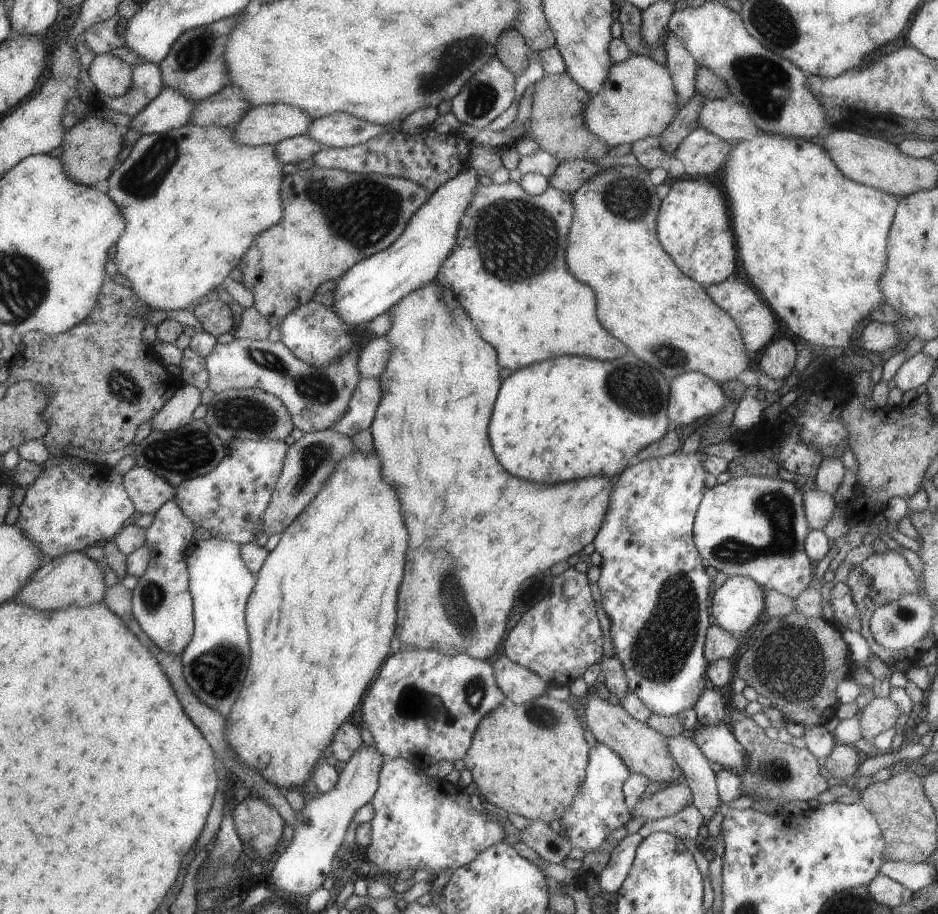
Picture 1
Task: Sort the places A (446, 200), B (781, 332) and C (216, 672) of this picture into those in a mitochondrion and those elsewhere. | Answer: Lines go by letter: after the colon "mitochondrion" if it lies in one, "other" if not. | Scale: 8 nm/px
A: other
B: other
C: mitochondrion

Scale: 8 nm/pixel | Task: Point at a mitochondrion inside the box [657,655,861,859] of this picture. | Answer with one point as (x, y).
(773, 770)

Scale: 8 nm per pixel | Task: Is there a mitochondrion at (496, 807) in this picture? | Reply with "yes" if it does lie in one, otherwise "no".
no

